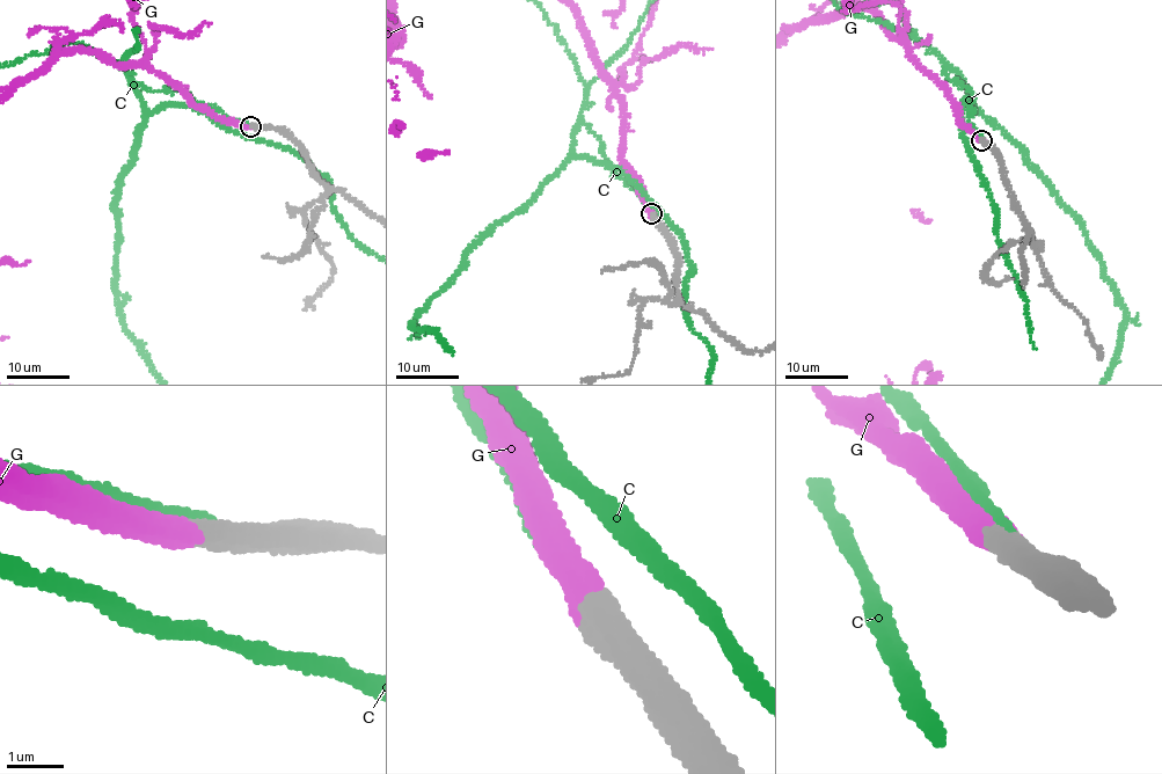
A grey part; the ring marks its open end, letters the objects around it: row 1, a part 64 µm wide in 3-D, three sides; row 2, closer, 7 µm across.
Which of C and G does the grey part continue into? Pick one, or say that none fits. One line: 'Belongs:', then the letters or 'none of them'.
Belongs: G

